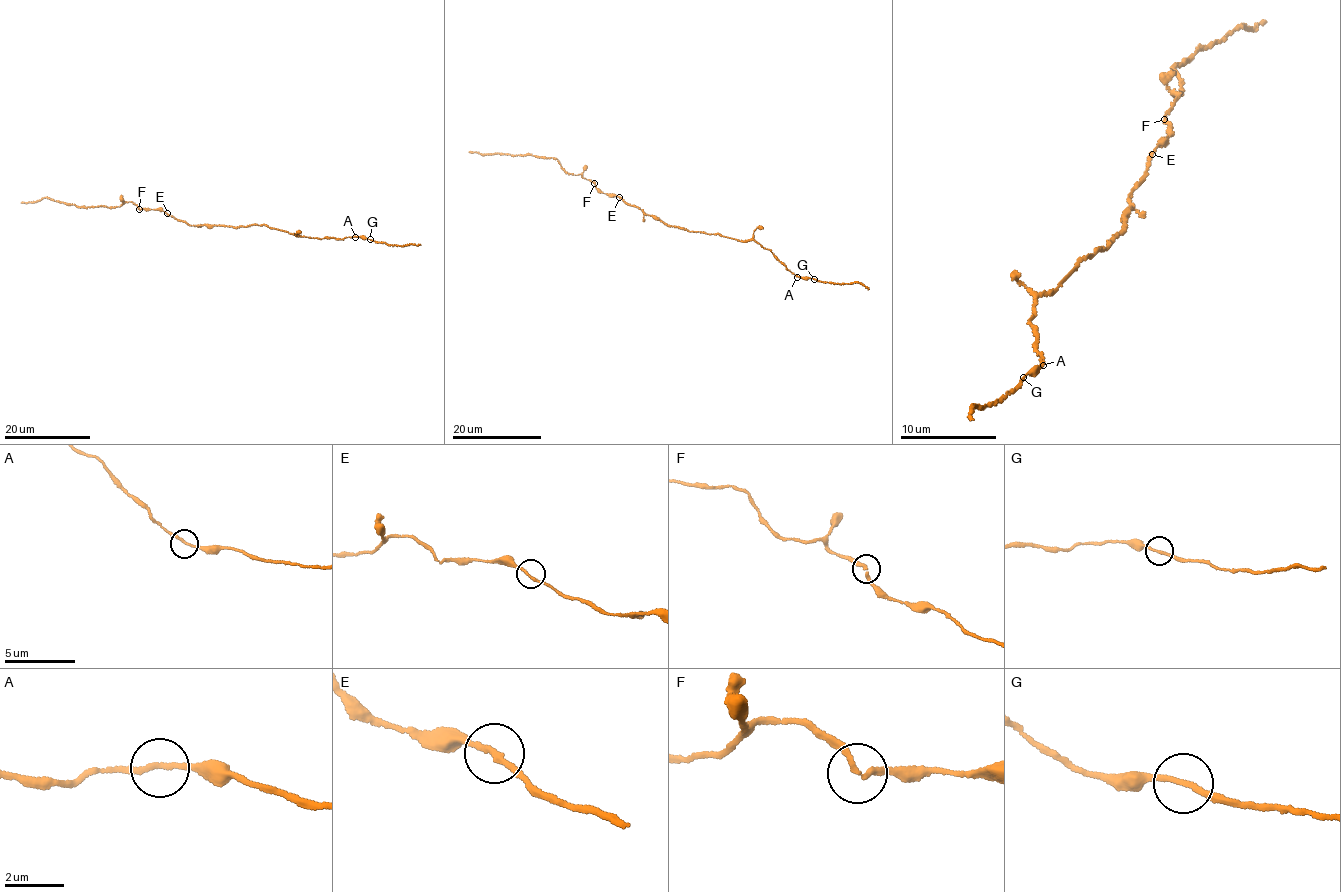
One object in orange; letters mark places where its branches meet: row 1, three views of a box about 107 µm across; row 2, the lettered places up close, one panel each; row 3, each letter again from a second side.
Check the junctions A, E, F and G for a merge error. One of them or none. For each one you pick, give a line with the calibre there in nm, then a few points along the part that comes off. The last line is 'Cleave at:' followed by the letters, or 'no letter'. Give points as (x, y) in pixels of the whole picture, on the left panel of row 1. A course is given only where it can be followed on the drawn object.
Cleave at: no letter

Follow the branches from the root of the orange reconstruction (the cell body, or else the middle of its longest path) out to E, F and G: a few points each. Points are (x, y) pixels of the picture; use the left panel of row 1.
E: (216, 225), (192, 225), (167, 213)
F: (216, 225), (192, 225), (163, 211), (139, 209)
G: (216, 225), (239, 228), (263, 225), (311, 238), (356, 236), (370, 239)

